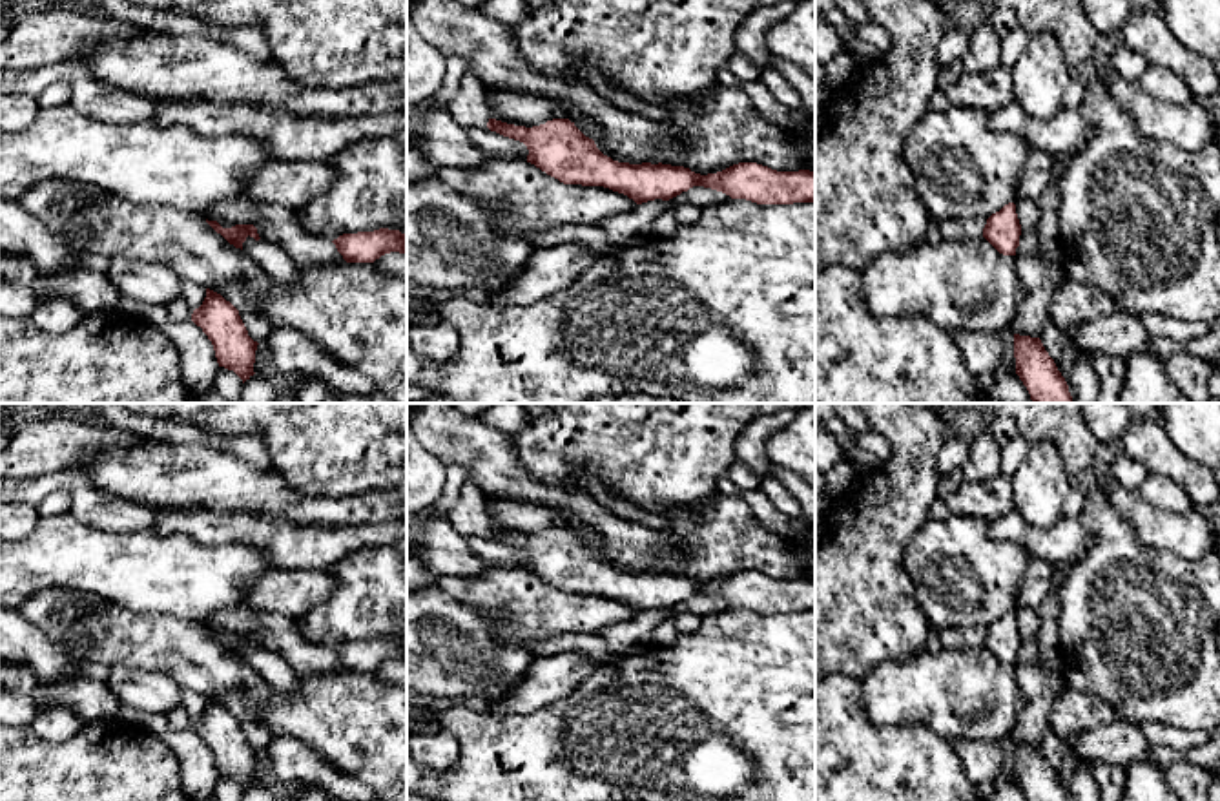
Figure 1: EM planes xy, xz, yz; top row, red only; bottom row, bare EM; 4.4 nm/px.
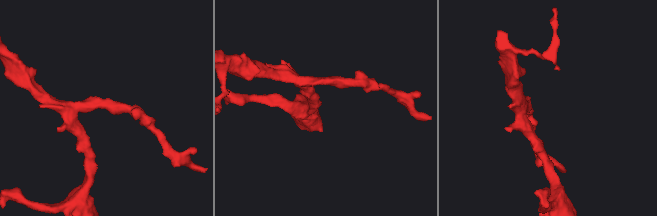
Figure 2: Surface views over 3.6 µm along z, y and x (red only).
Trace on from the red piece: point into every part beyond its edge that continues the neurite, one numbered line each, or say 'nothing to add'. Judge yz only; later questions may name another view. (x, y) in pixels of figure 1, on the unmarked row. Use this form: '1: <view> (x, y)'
nothing to add

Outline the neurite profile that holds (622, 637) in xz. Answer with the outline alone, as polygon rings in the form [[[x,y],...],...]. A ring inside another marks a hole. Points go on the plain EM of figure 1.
[[[655,608],[636,613],[631,620],[598,629],[596,635],[604,640],[605,648],[615,657],[622,657],[627,651],[649,646],[653,629],[664,619],[666,619],[666,609]]]

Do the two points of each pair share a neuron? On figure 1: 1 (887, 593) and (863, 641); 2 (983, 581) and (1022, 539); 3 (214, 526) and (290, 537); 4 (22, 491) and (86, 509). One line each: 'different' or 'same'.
1: same
2: different
3: same
4: same

